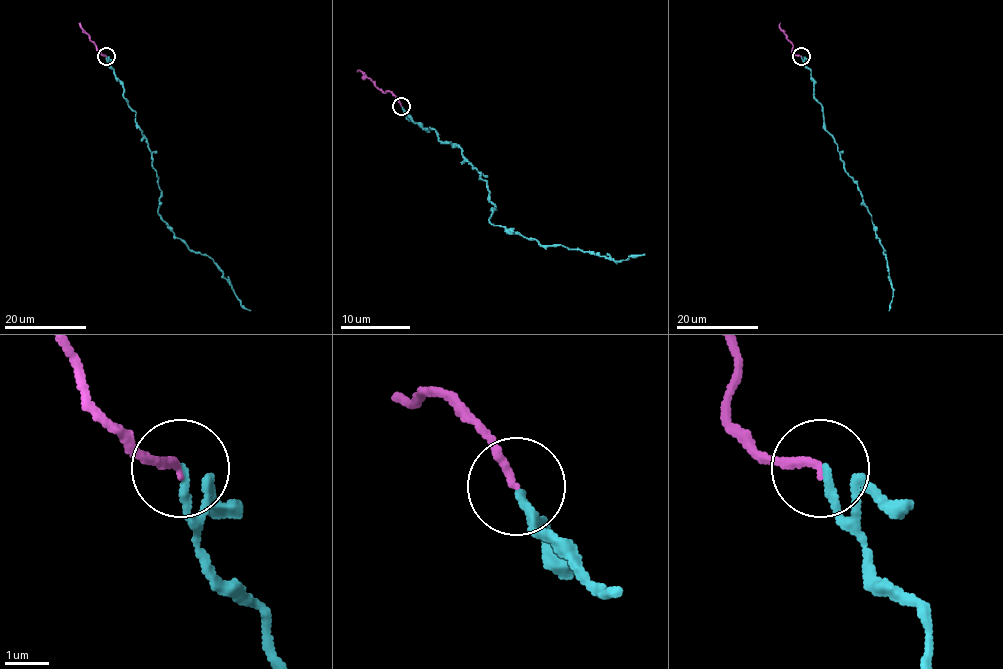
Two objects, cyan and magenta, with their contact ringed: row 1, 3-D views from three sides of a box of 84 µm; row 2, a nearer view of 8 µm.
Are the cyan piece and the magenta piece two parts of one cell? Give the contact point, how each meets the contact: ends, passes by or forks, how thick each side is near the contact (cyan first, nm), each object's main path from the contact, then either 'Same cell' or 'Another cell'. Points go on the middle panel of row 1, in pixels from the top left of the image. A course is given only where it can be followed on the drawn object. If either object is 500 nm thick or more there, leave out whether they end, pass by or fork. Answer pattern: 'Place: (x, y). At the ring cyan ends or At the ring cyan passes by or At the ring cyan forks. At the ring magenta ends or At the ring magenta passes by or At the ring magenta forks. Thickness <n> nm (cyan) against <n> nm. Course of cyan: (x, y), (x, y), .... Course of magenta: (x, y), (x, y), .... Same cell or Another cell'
Place: (401, 106). At the ring cyan ends. At the ring magenta ends. Thickness 160 nm (cyan) against 180 nm. Course of cyan: (402, 106), (440, 141), (456, 144), (487, 183), (494, 226), (613, 260), (644, 253). Course of magenta: (402, 106), (390, 91), (383, 93), (359, 72). Same cell

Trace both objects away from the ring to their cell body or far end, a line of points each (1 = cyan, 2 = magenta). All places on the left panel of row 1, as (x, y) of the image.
1: (106, 56), (151, 153), (161, 191), (157, 212), (160, 218), (190, 250), (213, 260), (242, 306), (250, 310)
2: (106, 56), (99, 51), (80, 22)

